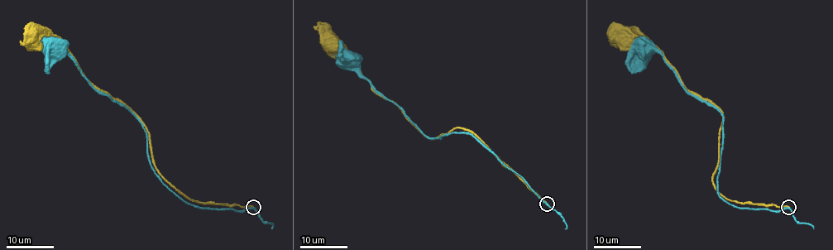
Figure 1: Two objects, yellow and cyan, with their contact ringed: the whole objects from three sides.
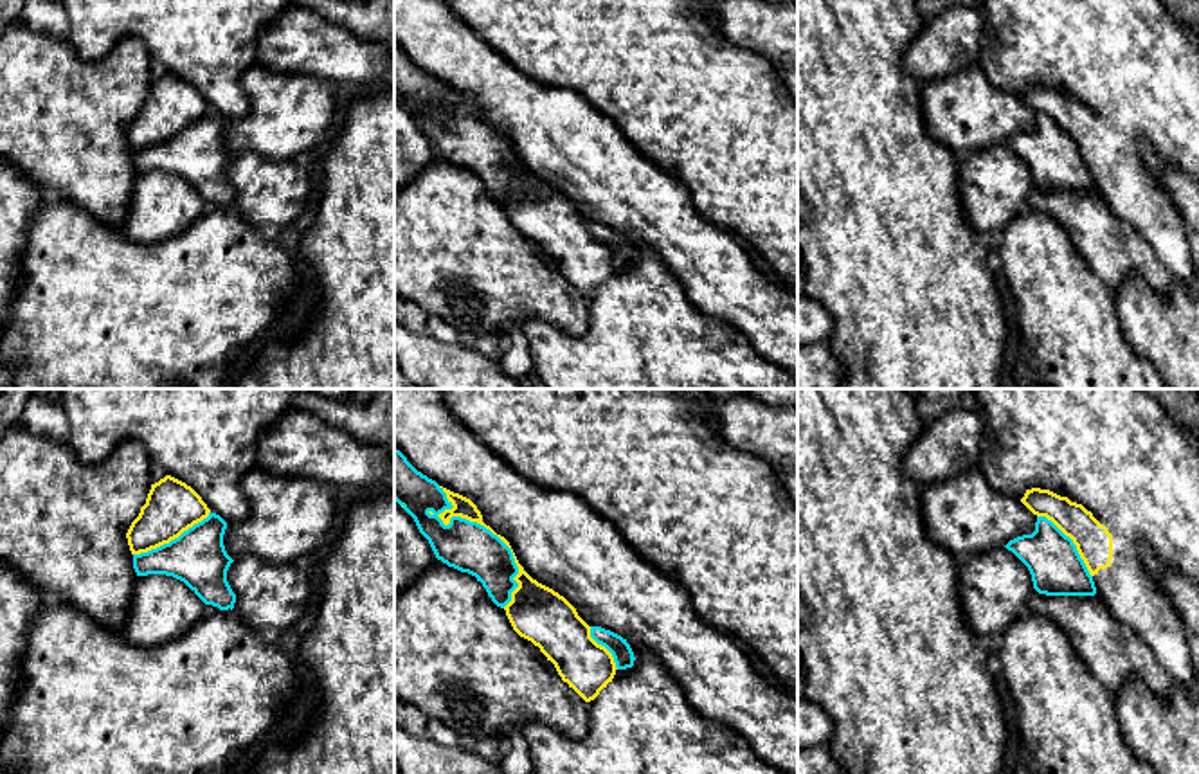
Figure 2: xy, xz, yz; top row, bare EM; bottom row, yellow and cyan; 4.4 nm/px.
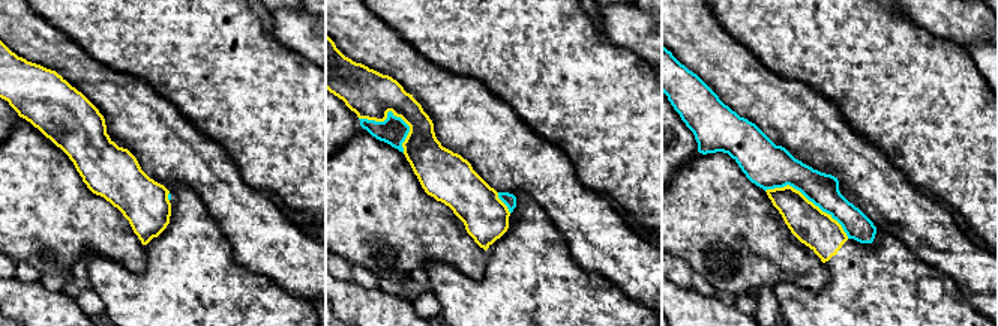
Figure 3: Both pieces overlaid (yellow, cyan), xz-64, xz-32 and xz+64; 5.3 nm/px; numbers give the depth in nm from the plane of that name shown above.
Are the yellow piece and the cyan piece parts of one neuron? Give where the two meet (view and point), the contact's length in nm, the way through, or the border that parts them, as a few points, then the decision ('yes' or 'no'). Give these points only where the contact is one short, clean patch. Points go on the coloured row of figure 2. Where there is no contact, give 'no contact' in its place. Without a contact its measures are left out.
meets yellow in xz at (485, 526); contact 600 nm long; no

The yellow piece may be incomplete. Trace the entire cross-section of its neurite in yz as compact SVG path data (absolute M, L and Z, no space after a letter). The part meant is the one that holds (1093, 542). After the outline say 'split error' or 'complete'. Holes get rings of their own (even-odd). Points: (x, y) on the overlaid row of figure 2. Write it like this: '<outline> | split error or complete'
M972 389L972 391L974 391L976 401L978 401L978 409L985 414L985 430L983 430L983 439L981 439L981 446L979 446L978 468L983 472L985 479L988 481L988 484L994 490L1001 491L1001 493L1006 493L1010 497L1019 499L1033 515L1046 517L1066 536L1069 536L1073 540L1080 558L1084 560L1089 574L1093 576L1093 581L1095 581L1095 587L1096 587L1096 594L1105 603L1109 612L1120 623L1131 626L1149 644L1149 648L1152 650L1156 661L1170 675L1170 679L1181 689L1188 691L1192 688L1192 684L1195 682L1195 677L1194 677L1194 670L1192 670L1190 644L1188 644L1186 635L1185 635L1183 619L1179 617L1179 614L1174 608L1174 605L1170 603L1170 599L1158 587L1156 578L1154 578L1152 572L1158 567L1172 567L1179 574L1183 574L1188 580L1192 580L1195 583L1195 587L1199 589L1199 446L1195 445L1195 441L1176 423L1176 419L1167 412L1167 409L1156 398L1152 398L1149 392L1145 392L1143 389Z | split error

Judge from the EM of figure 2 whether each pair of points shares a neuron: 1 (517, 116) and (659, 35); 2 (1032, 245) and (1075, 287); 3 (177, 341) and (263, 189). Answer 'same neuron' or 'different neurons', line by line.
1: different neurons
2: same neuron
3: different neurons

